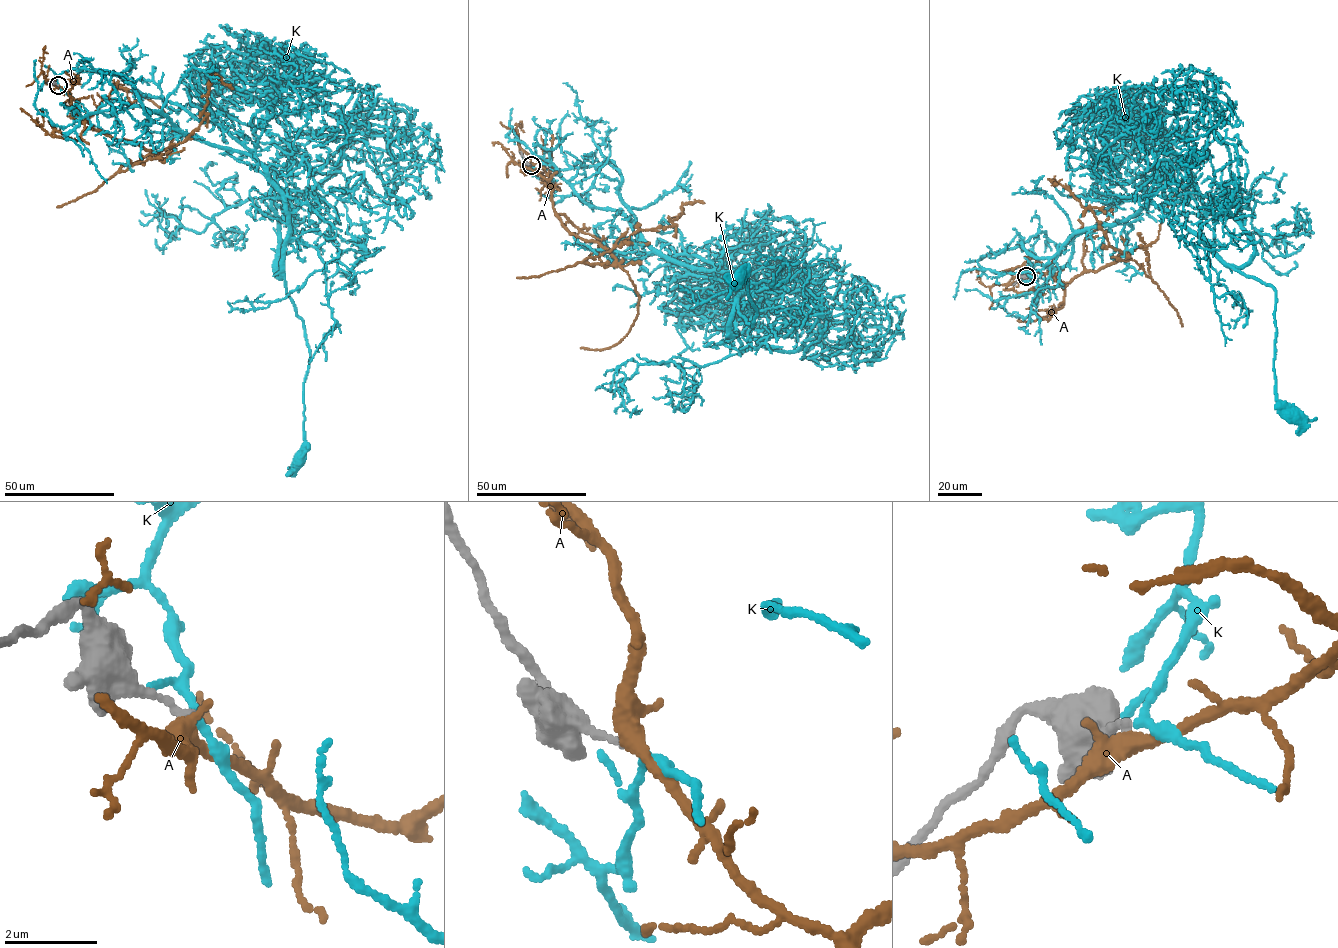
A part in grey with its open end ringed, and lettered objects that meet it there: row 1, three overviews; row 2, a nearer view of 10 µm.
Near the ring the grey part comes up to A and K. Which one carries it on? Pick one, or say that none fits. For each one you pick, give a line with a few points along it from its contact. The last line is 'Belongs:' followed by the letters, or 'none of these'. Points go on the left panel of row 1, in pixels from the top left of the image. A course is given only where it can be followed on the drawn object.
K: it runs (58, 85), (75, 68), (115, 72), (151, 122), (251, 154), (281, 194), (286, 291), (308, 348), (297, 460)
Belongs: K

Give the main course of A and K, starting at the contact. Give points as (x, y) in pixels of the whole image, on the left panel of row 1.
A: (58, 86), (68, 91), (82, 123), (151, 150), (119, 172), (196, 129), (206, 115), (209, 72), (233, 88)
K: (58, 85), (75, 68), (115, 72), (151, 122), (251, 154), (281, 194), (286, 291), (308, 348), (297, 460)

